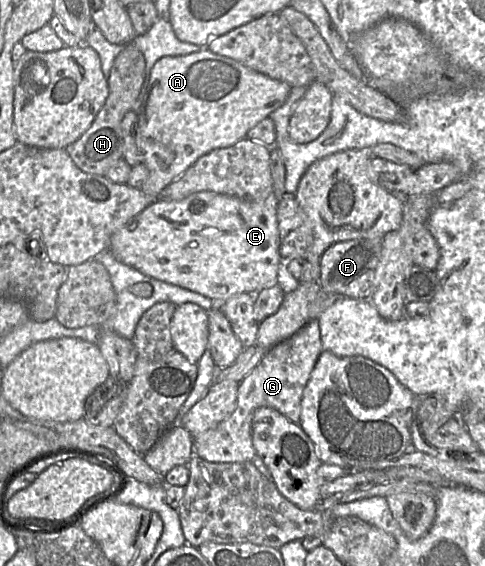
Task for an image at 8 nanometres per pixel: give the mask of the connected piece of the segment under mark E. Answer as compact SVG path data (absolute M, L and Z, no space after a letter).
M202 191L191 194L179 201L156 200L112 234L108 250L118 261L137 269L143 274L196 292L211 299L216 304L221 304L230 297L238 294L255 294L262 289L278 284L280 267L283 263L286 263L279 254L279 230L276 198L274 195L270 195L269 198L264 201L250 201L235 196Z

